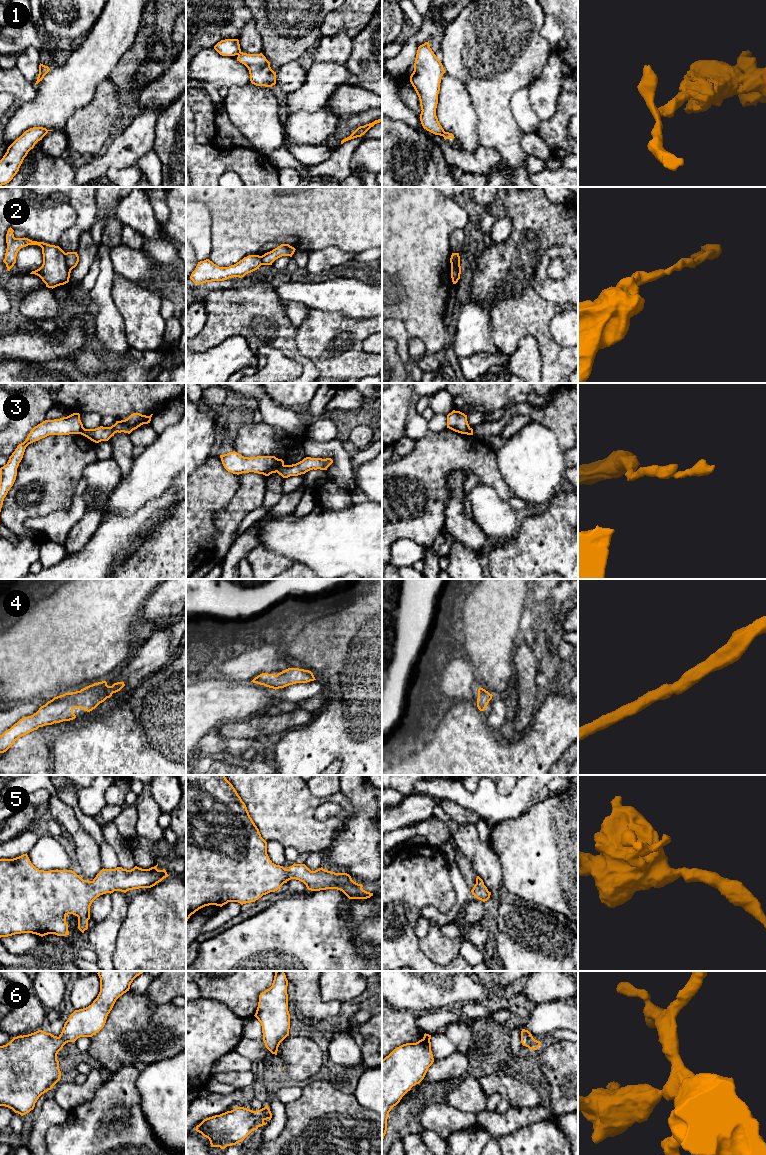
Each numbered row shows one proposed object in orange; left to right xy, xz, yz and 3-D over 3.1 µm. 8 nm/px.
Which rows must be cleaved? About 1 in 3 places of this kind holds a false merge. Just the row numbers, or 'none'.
1, 2, 3

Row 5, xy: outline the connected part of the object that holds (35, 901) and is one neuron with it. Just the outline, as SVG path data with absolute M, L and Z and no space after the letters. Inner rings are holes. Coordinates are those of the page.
M27 853L13 859L0 859L0 938L21 933L32 933L41 937L48 934L57 936L69 935L66 916L73 914L78 917L78 929L84 933L88 929L90 919L90 906L100 895L139 888L151 888L164 878L168 877L166 870L158 870L157 866L142 869L135 866L131 870L117 867L115 869L102 869L92 880L83 880L72 870L44 871L36 868L30 861Z

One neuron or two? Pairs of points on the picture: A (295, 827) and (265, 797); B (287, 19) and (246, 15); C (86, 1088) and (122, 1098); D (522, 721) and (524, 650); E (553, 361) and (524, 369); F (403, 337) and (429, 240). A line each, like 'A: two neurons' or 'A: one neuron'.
A: one neuron
B: two neurons
C: two neurons
D: one neuron
E: two neurons
F: two neurons

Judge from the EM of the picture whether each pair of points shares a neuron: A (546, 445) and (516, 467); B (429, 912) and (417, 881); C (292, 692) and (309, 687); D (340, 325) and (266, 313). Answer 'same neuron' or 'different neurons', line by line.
A: same neuron
B: different neurons
C: same neuron
D: different neurons

